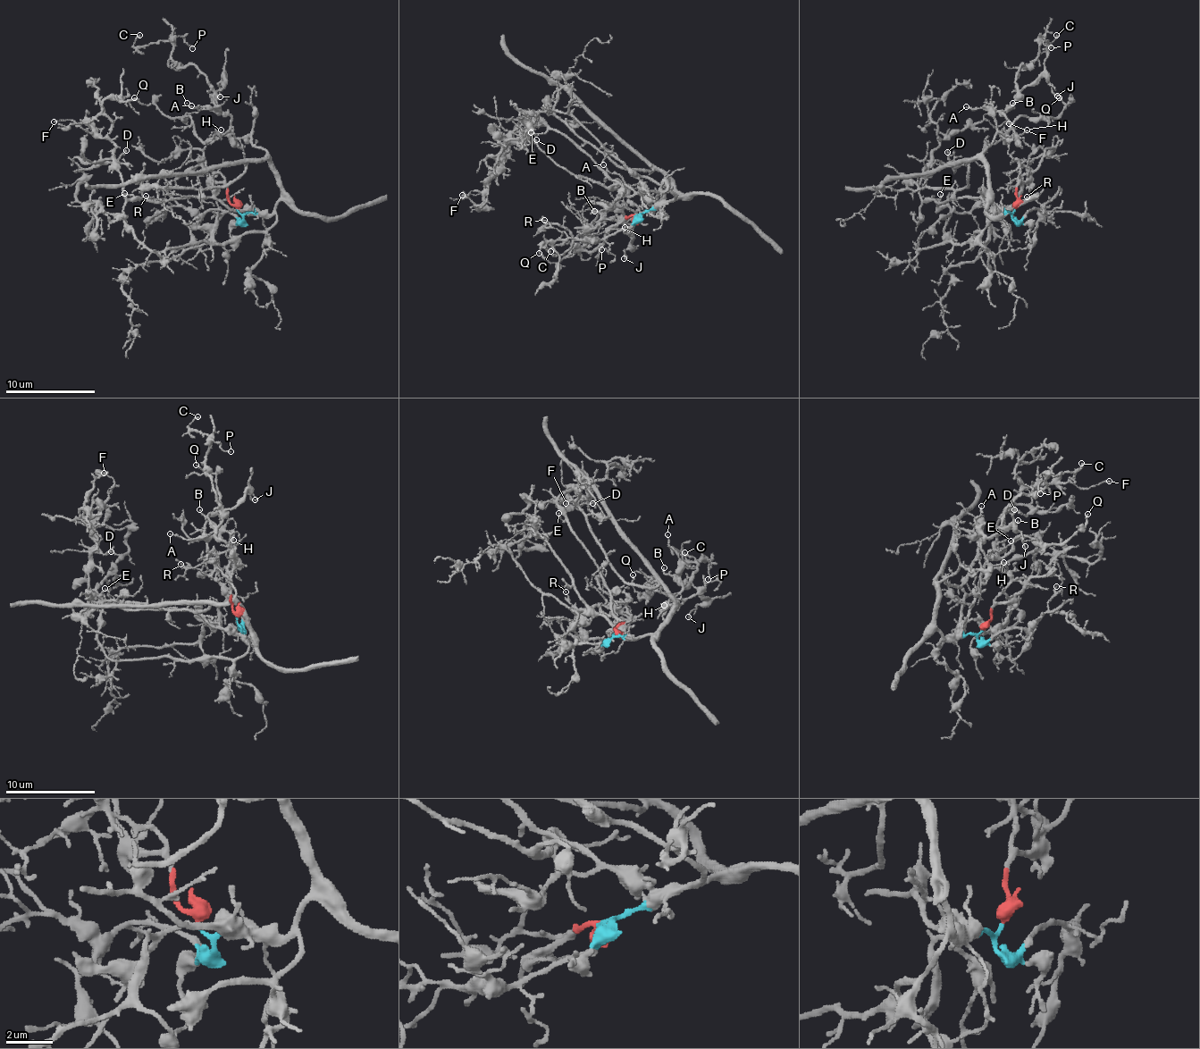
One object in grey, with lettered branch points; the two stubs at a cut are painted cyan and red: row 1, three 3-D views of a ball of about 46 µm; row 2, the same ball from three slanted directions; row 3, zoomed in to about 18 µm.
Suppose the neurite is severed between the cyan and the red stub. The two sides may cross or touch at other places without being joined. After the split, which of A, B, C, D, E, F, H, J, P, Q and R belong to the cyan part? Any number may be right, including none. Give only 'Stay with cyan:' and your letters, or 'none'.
Stay with cyan: A, B, C, D, E, F, H, J, P, Q, R

